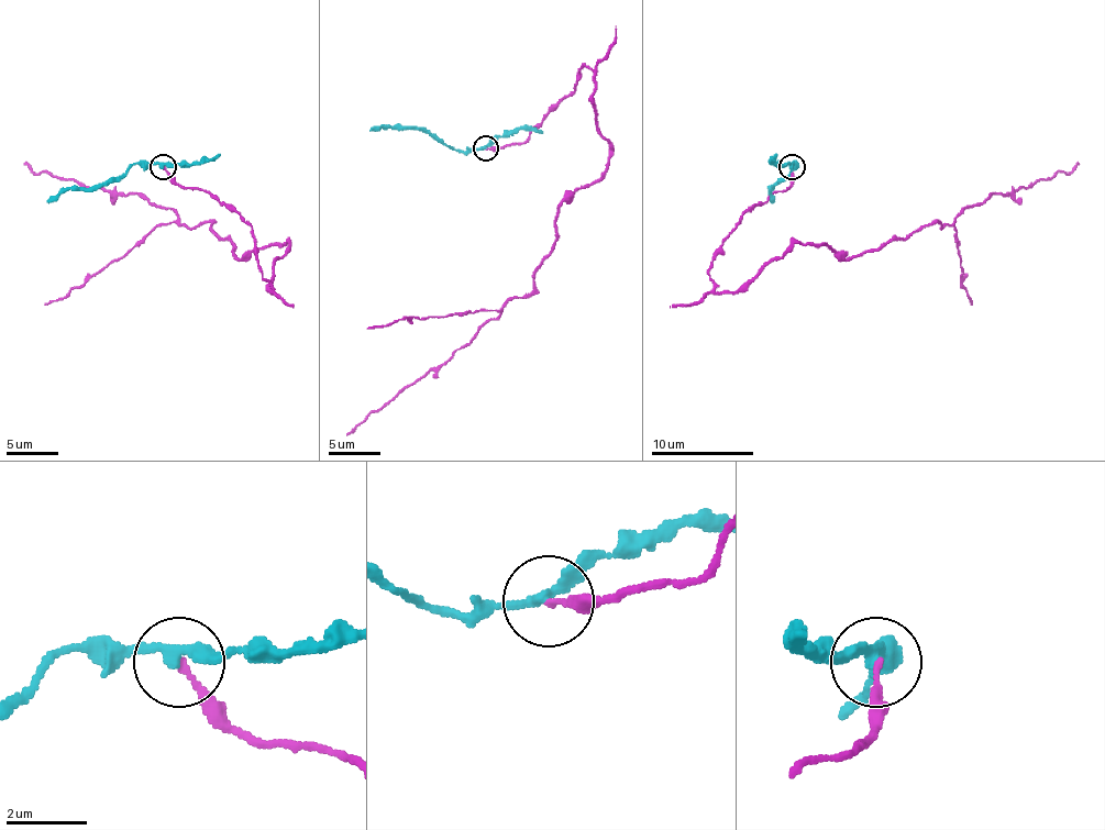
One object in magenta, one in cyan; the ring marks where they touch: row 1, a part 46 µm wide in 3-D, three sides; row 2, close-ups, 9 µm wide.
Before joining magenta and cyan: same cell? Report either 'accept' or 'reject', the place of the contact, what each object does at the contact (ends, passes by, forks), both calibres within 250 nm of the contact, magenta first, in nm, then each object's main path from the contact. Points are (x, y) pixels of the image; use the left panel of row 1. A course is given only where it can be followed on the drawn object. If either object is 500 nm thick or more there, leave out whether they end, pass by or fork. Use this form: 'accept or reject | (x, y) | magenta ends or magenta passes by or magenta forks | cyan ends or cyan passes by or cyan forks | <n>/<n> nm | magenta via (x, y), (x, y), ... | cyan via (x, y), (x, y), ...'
reject | (163, 167) | magenta ends | cyan passes by | 140/240 nm | magenta via (164, 167), (251, 227), (272, 290), (289, 244), (241, 259), (207, 221), (187, 227), (135, 194), (24, 163) | cyan via (164, 167), (130, 165), (118, 178), (89, 188), (63, 188), (47, 203)

